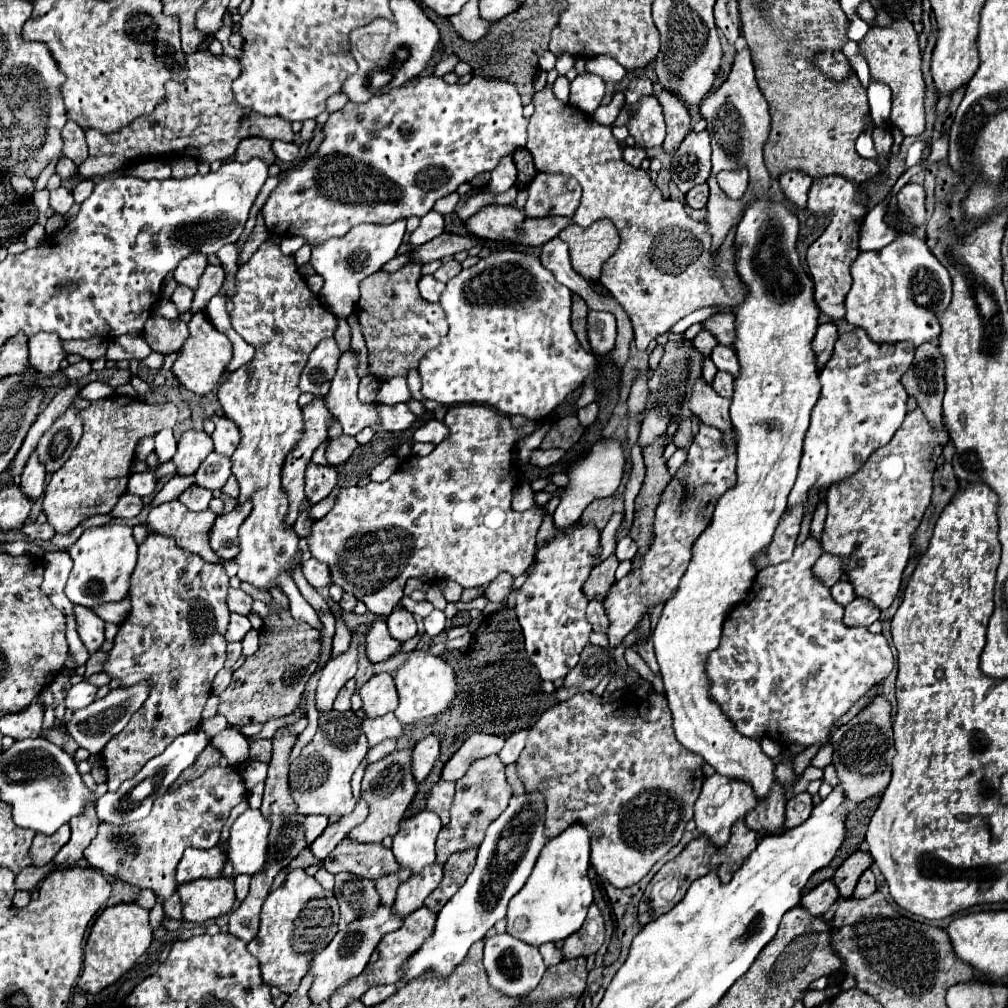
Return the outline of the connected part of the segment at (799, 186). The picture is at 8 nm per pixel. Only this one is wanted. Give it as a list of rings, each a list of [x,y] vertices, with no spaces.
[[[786,171],[780,177],[780,185],[782,185],[786,197],[790,201],[794,201],[800,209],[806,207],[806,199],[808,199],[808,191],[810,191],[812,181],[814,179],[810,175],[806,175],[804,171]]]

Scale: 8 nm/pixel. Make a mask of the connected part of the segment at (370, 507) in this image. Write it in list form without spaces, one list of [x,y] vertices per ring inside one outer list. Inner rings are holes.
[[[458,405],[448,409],[444,423],[450,427],[450,437],[428,457],[408,457],[398,471],[382,483],[340,489],[334,507],[314,522],[308,536],[312,557],[330,567],[332,583],[352,593],[374,615],[388,617],[394,611],[402,599],[404,583],[410,577],[428,577],[432,583],[456,581],[464,589],[486,587],[502,571],[512,577],[522,575],[536,555],[536,533],[542,525],[544,509],[532,507],[518,513],[510,507],[512,489],[518,479],[512,449],[542,422],[527,420],[520,428],[512,427],[510,417],[500,415],[492,407]]]

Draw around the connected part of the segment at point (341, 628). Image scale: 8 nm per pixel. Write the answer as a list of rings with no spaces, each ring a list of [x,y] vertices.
[[[336,619],[336,635],[334,635],[334,649],[332,649],[332,653],[344,653],[344,651],[348,651],[350,637],[352,637],[352,633],[344,625],[344,621]]]

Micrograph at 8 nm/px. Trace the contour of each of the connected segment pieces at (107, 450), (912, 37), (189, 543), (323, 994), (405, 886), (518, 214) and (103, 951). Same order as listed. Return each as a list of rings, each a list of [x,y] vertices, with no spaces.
[[[114,395],[92,401],[88,409],[80,411],[80,417],[84,419],[84,435],[64,467],[52,475],[44,491],[44,513],[56,533],[70,533],[84,519],[112,511],[120,495],[128,489],[136,443],[146,435],[174,427],[178,409],[172,403],[148,405],[134,397]]]
[[[896,19],[890,27],[872,25],[864,39],[858,41],[860,53],[868,61],[870,75],[892,89],[890,125],[898,127],[902,135],[920,135],[924,131],[924,79],[920,71],[920,45],[918,33],[908,19]]]
[[[170,501],[152,507],[148,515],[148,527],[154,533],[172,537],[180,549],[200,555],[206,563],[218,563],[220,557],[208,543],[208,535],[216,517],[218,515],[212,509],[194,513],[188,511],[180,501]]]
[[[380,903],[378,909],[376,909],[376,913],[362,915],[362,917],[358,917],[356,921],[352,921],[346,929],[338,931],[336,937],[330,941],[330,945],[314,957],[314,963],[312,963],[312,967],[310,967],[310,973],[314,975],[314,985],[312,985],[312,989],[310,989],[312,1003],[322,1003],[322,1001],[330,999],[332,993],[334,993],[340,985],[348,983],[352,977],[358,977],[358,975],[364,971],[364,967],[368,965],[370,955],[372,955],[374,949],[378,947],[380,939],[382,939],[386,933],[396,931],[402,923],[404,923],[404,919],[396,919],[396,915],[392,915],[392,907],[384,907],[384,905]]]
[[[432,863],[432,867],[424,867],[420,875],[410,875],[398,889],[394,901],[394,913],[398,917],[406,917],[424,905],[424,899],[440,885],[444,877],[444,863]]]
[[[486,205],[466,219],[466,229],[480,239],[514,239],[516,225],[524,221],[524,213],[514,205]]]
[[[118,903],[114,907],[106,907],[98,915],[84,947],[84,967],[78,977],[78,987],[82,991],[100,993],[108,985],[116,983],[126,971],[130,971],[134,963],[148,951],[152,943],[152,929],[148,925],[148,915],[150,911],[136,903]]]

